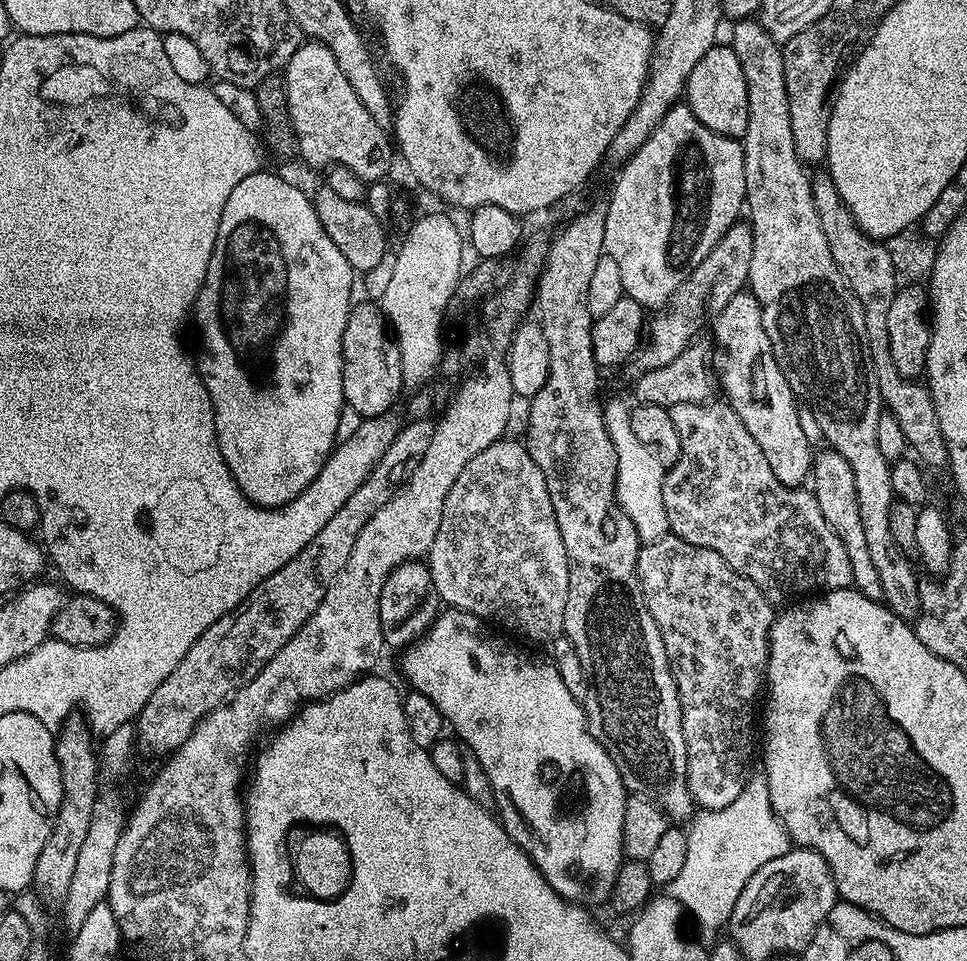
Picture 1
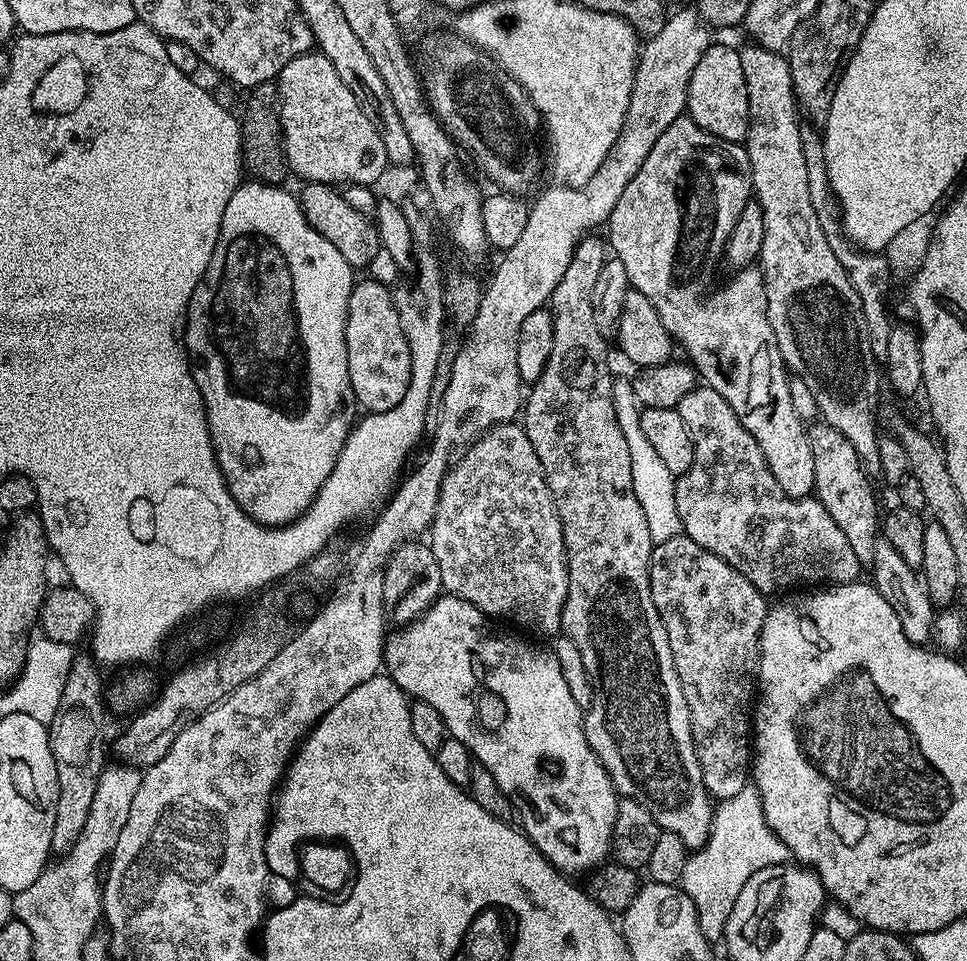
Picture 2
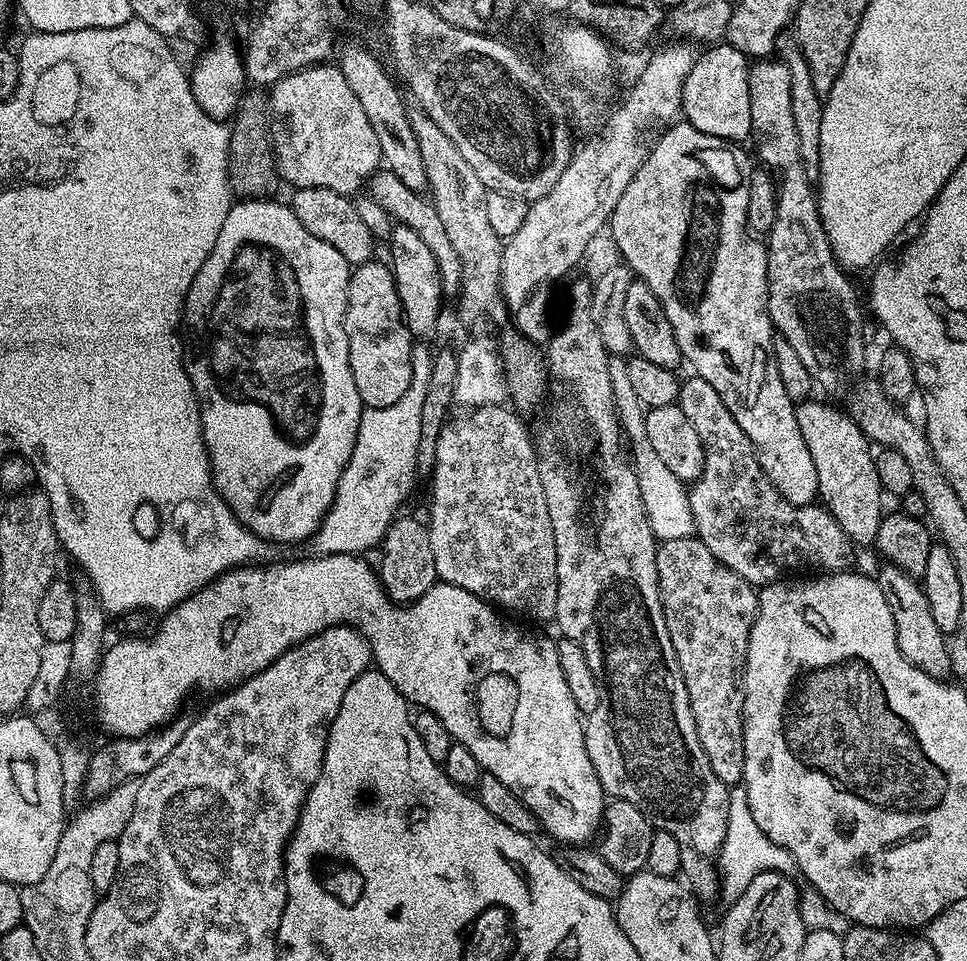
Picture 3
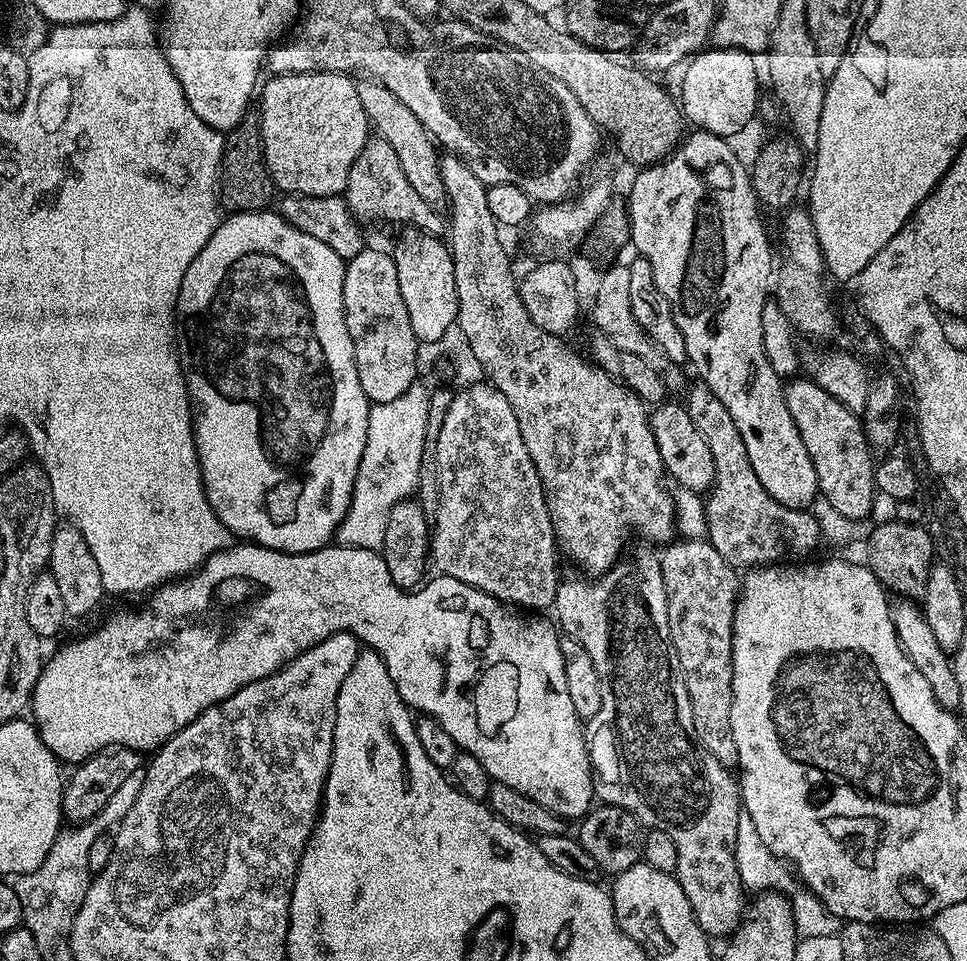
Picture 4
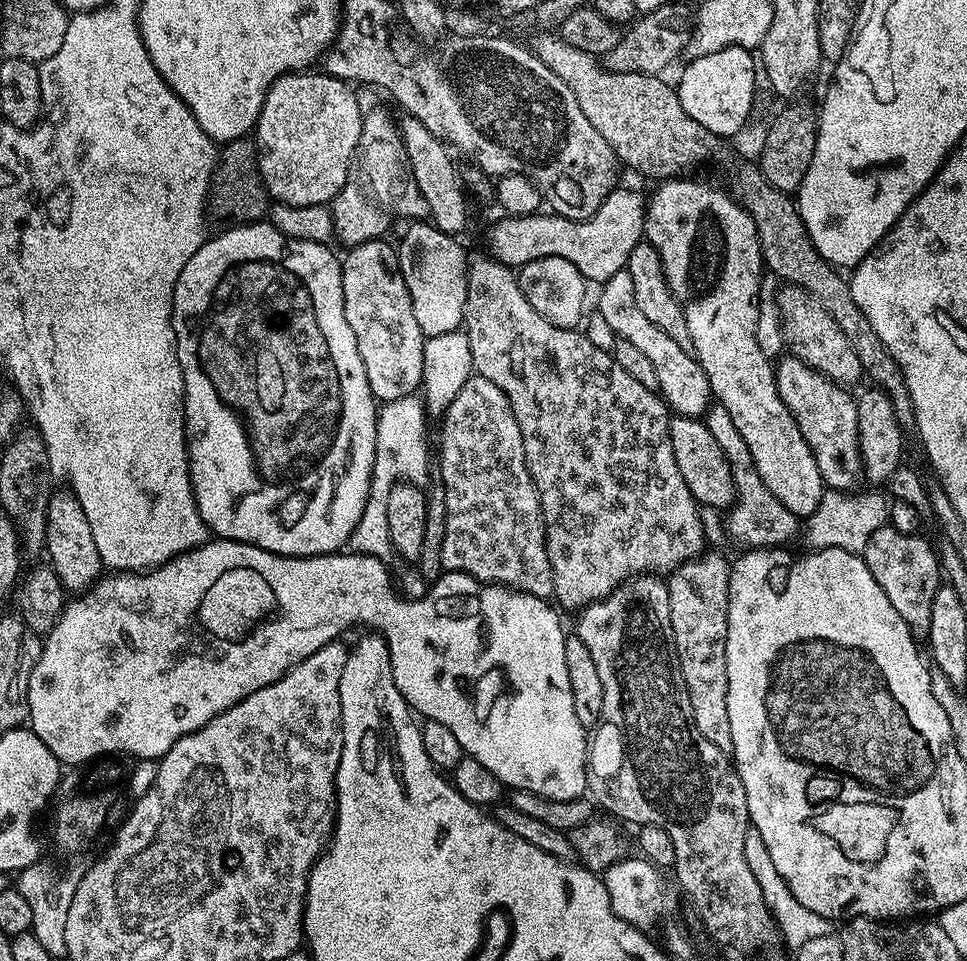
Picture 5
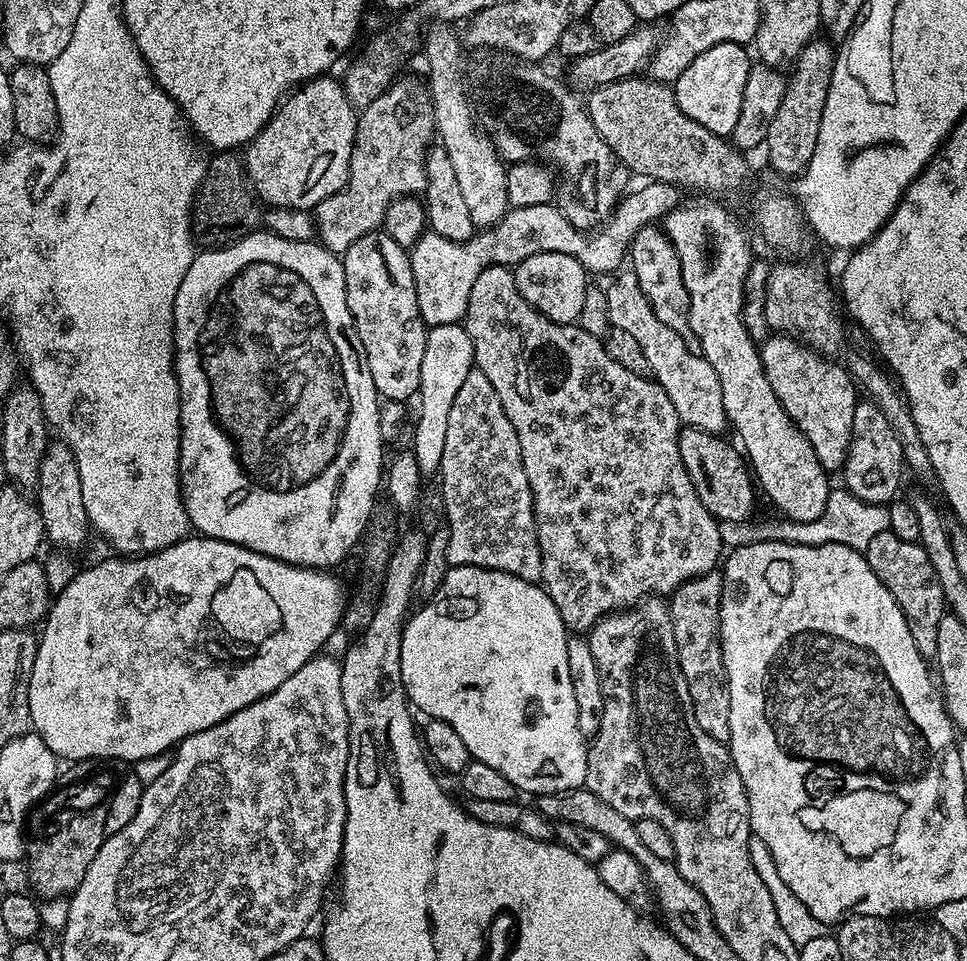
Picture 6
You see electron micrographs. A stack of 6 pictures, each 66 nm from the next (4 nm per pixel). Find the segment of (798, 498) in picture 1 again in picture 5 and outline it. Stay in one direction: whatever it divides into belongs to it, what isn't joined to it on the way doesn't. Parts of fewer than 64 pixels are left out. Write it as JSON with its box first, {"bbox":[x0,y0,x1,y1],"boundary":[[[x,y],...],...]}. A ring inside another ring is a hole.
{"bbox":[703,402,801,549],"boundary":[[[719,402],[713,403],[703,417],[704,425],[714,434],[714,439],[718,441],[718,446],[722,446],[722,454],[726,454],[728,469],[732,475],[732,486],[734,489],[734,499],[726,512],[727,539],[737,540],[744,544],[745,549],[753,548],[779,548],[791,545],[791,540],[795,538],[796,531],[801,531],[801,521],[762,482],[758,470],[754,466],[754,458],[750,458],[750,450],[746,450],[746,441],[742,438],[738,426],[734,426],[730,414],[726,411],[726,406]]]}

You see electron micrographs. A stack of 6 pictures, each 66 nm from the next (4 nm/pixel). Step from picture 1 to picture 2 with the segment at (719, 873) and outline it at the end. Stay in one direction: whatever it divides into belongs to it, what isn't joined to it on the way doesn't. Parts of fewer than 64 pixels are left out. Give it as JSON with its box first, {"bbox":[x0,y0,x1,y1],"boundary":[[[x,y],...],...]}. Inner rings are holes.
{"bbox":[679,782,790,942],"boundary":[[[750,782],[746,786],[742,786],[742,790],[738,790],[738,794],[734,794],[734,798],[726,798],[715,805],[712,813],[712,829],[708,840],[689,855],[686,870],[682,870],[682,878],[679,883],[679,887],[683,888],[684,893],[694,902],[696,916],[700,919],[700,929],[709,942],[719,941],[723,937],[726,918],[730,918],[730,910],[734,906],[738,894],[742,894],[742,886],[746,886],[746,882],[750,882],[753,874],[759,868],[787,864],[789,860],[790,853],[786,842],[782,842],[782,838],[778,838],[778,834],[774,834],[774,830],[770,830],[770,826],[766,822],[762,810],[762,798],[758,794],[755,784]]]}

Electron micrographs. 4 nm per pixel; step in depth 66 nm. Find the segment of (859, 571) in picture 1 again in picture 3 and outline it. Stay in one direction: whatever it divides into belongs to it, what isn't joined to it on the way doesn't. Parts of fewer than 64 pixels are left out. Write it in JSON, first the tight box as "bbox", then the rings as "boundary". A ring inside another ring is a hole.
{"bbox":[796,398,886,545],"boundary":[[[809,398],[799,401],[796,404],[796,417],[798,418],[798,430],[802,430],[802,438],[806,438],[806,450],[810,450],[810,459],[814,461],[814,471],[818,473],[819,499],[853,545],[875,545],[878,526],[886,512],[886,507],[884,508],[886,493],[878,482],[873,445],[847,411],[844,413],[832,404],[823,404],[822,401],[816,399]]]}

